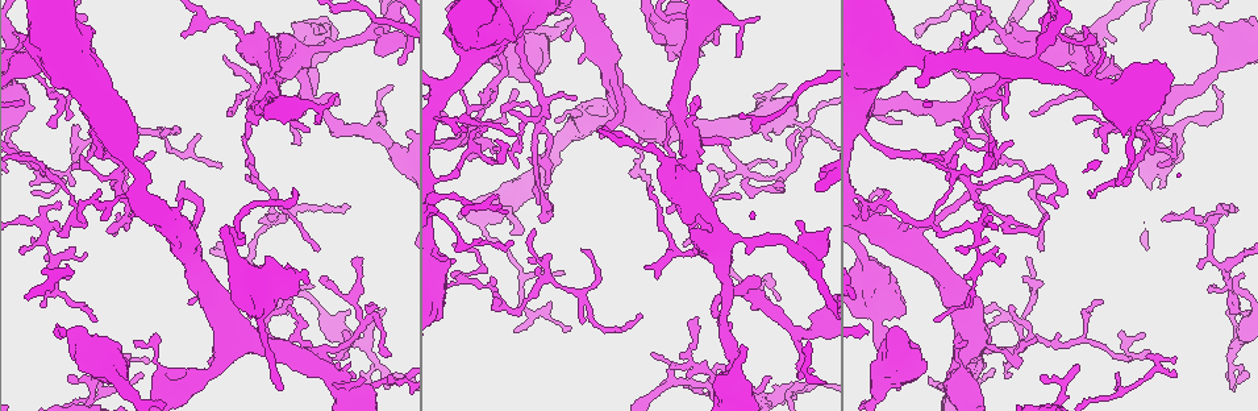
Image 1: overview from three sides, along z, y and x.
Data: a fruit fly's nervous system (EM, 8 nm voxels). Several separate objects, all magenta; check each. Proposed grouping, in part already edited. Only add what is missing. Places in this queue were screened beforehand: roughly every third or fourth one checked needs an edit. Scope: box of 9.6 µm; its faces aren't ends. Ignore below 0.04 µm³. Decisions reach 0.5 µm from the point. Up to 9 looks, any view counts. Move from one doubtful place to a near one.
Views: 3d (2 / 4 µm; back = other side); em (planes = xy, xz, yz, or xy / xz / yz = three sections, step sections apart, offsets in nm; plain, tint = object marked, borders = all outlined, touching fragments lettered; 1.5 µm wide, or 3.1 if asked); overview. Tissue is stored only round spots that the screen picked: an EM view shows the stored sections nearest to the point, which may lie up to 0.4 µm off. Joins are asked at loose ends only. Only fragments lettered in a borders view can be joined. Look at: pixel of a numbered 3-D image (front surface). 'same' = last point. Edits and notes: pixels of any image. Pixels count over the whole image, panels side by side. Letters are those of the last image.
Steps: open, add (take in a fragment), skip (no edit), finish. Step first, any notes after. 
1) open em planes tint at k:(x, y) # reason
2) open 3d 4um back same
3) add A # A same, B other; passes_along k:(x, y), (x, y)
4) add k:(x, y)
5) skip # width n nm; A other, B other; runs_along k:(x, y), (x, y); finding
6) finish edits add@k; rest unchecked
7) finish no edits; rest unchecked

open em xy step 4 borders at 1:(280, 390) # thin end

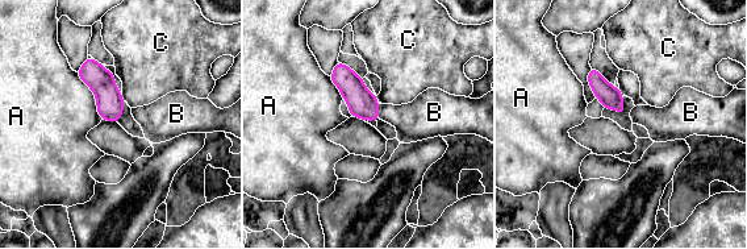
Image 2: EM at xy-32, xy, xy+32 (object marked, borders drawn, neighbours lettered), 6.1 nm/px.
add 2:(414, 121) # A other, B same, C other; passes_along 2:(362, 103), (378, 111), (414, 121); the neuron continues

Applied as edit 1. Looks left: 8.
open em planes borders at 1:(995, 250) # branch stops here

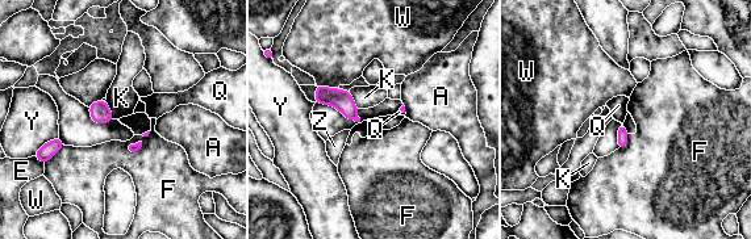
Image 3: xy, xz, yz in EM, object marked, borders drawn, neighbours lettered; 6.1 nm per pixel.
skip # A other, E other, F other, K other, Q other, W other, Y other, Z other; border 3:(105, 100), (115, 118); none of them fits

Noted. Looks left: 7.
open 3d 4um back at 1:(604, 127)

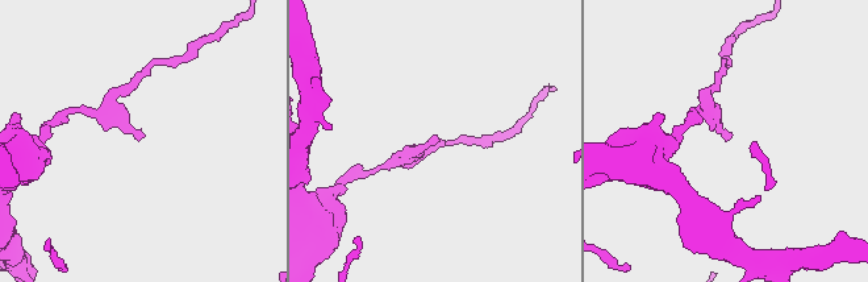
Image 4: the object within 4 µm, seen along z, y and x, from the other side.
open em planes borders at 4:(730, 139)

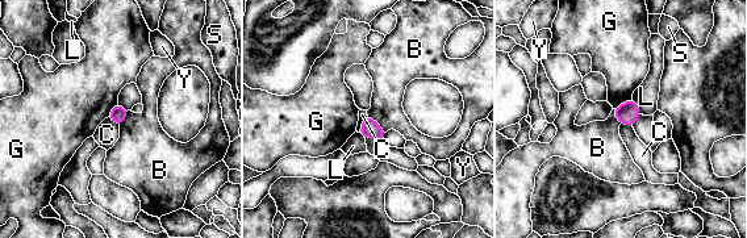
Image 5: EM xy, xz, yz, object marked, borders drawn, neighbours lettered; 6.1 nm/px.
skip # longest_contact B 160 nm; B other, C other, G other, L other, S other, Y other; border 5:(367, 116), (358, 132); no lettered fragment goes on from it

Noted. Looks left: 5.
open 3d 2um at 1:(940, 152) # thin end

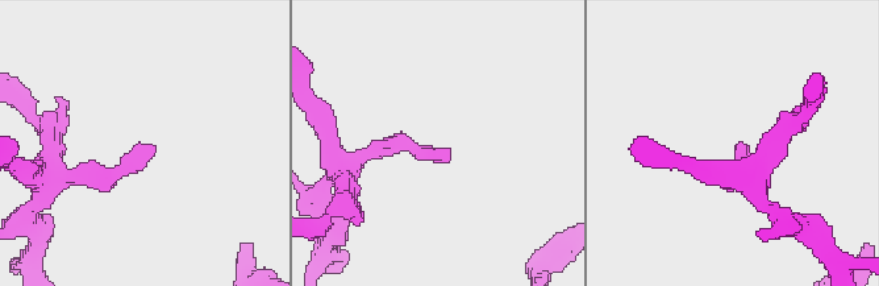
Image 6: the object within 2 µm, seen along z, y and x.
open em planes borders at 6:(446, 150) # shape alone is not enough

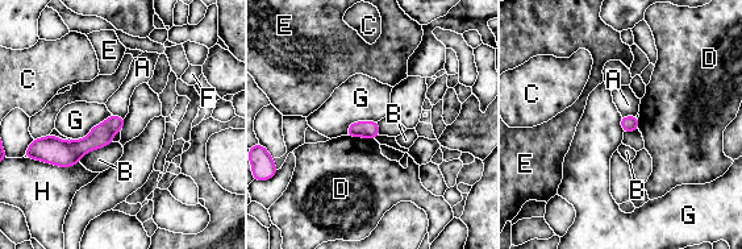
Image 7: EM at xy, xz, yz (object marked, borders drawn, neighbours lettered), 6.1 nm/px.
skip # longest_contact G 280 nm; A other, B other, C other, D other, E other, F other, G other, H other; runs_along 7:(121, 120), (79, 148), (44, 145); none of them fits

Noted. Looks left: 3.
finish edits add@2; rest unchecked

